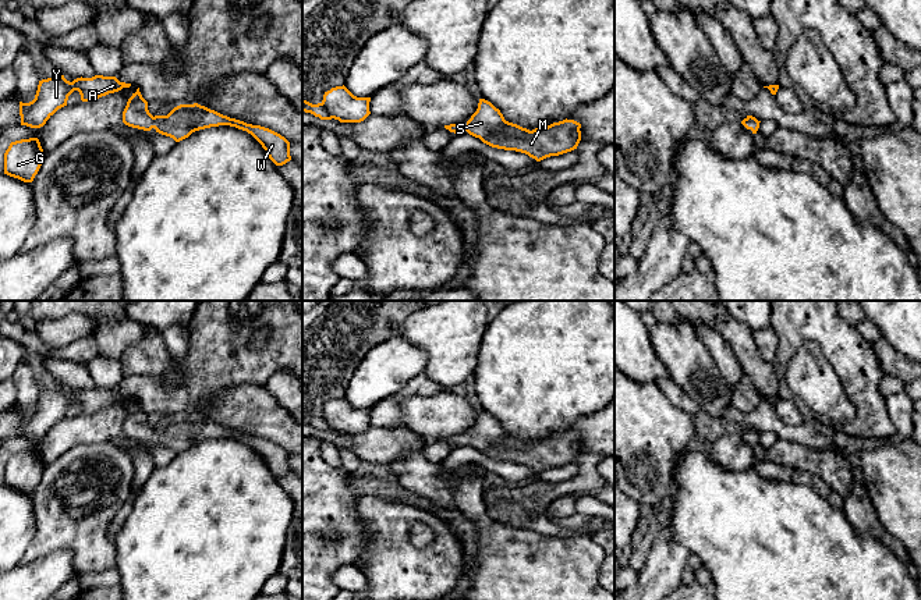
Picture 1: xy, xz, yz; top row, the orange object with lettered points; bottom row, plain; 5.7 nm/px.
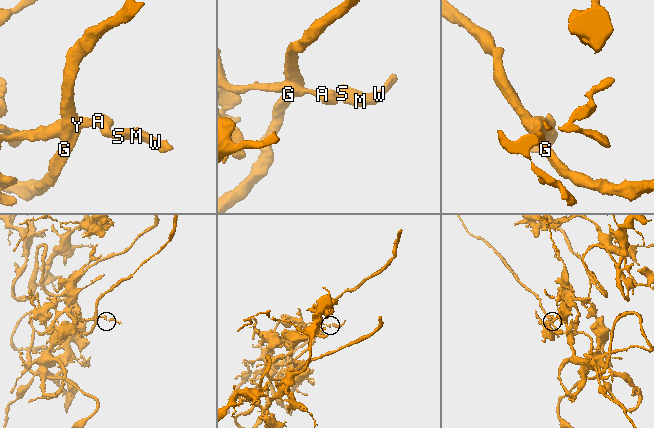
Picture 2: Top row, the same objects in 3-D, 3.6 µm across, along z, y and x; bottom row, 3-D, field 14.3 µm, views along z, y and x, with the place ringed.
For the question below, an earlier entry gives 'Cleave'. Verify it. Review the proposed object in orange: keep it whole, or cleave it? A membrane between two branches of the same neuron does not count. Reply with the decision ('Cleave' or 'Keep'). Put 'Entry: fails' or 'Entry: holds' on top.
Entry: fails
Keep

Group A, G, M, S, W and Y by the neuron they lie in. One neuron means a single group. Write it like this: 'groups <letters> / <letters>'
groups A G M S W Y

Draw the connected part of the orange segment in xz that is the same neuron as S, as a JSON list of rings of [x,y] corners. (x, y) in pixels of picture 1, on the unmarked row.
[[[479,411],[477,423],[465,437],[456,434],[444,440],[456,447],[467,443],[492,459],[521,464],[536,473],[571,464],[581,452],[581,436],[574,432],[566,430],[529,443],[506,433],[500,422],[485,411]]]

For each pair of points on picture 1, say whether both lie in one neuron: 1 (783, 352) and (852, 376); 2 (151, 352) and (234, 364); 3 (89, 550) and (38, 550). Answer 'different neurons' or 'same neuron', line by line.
1: same neuron
2: different neurons
3: same neuron

